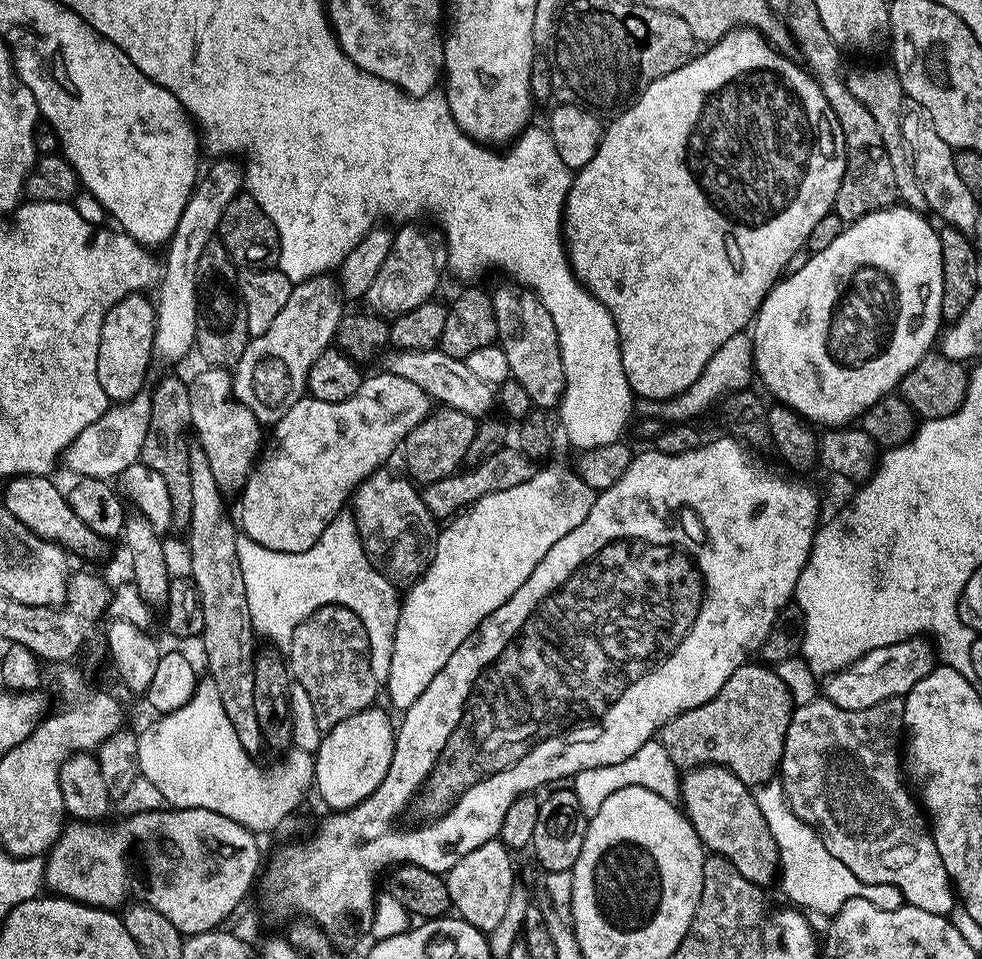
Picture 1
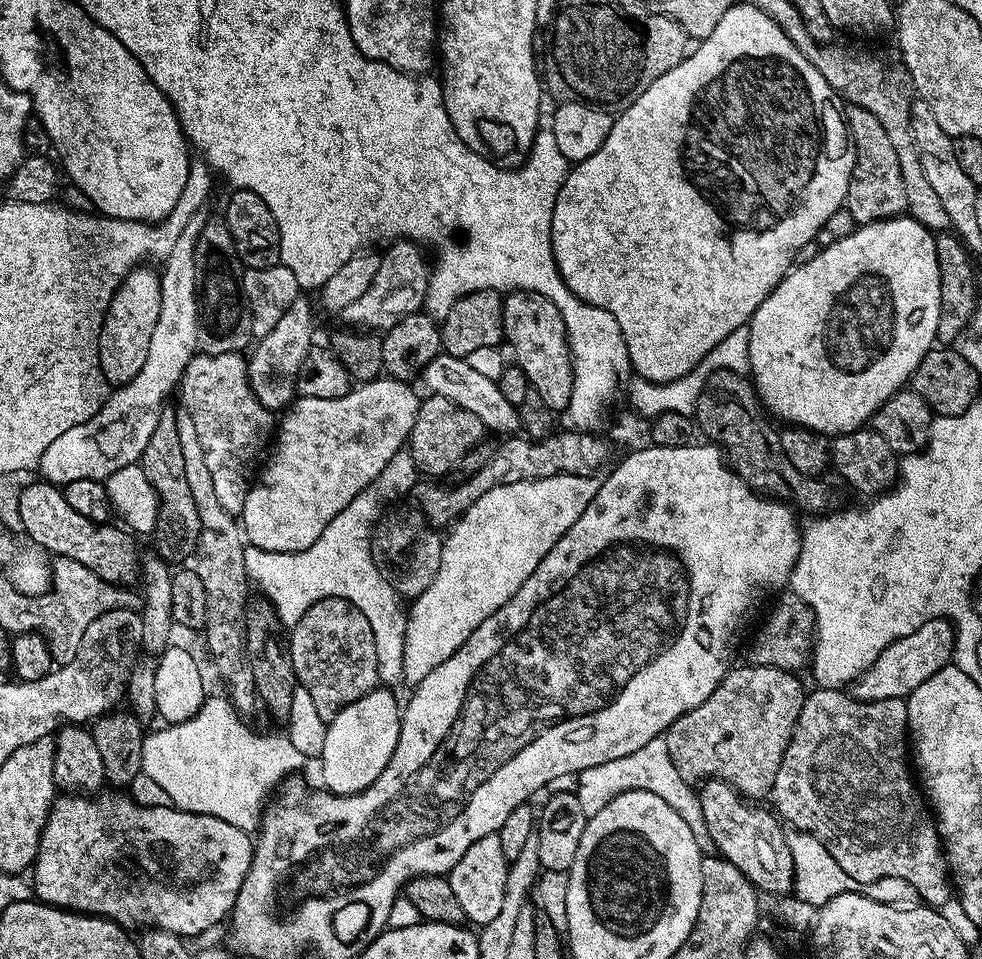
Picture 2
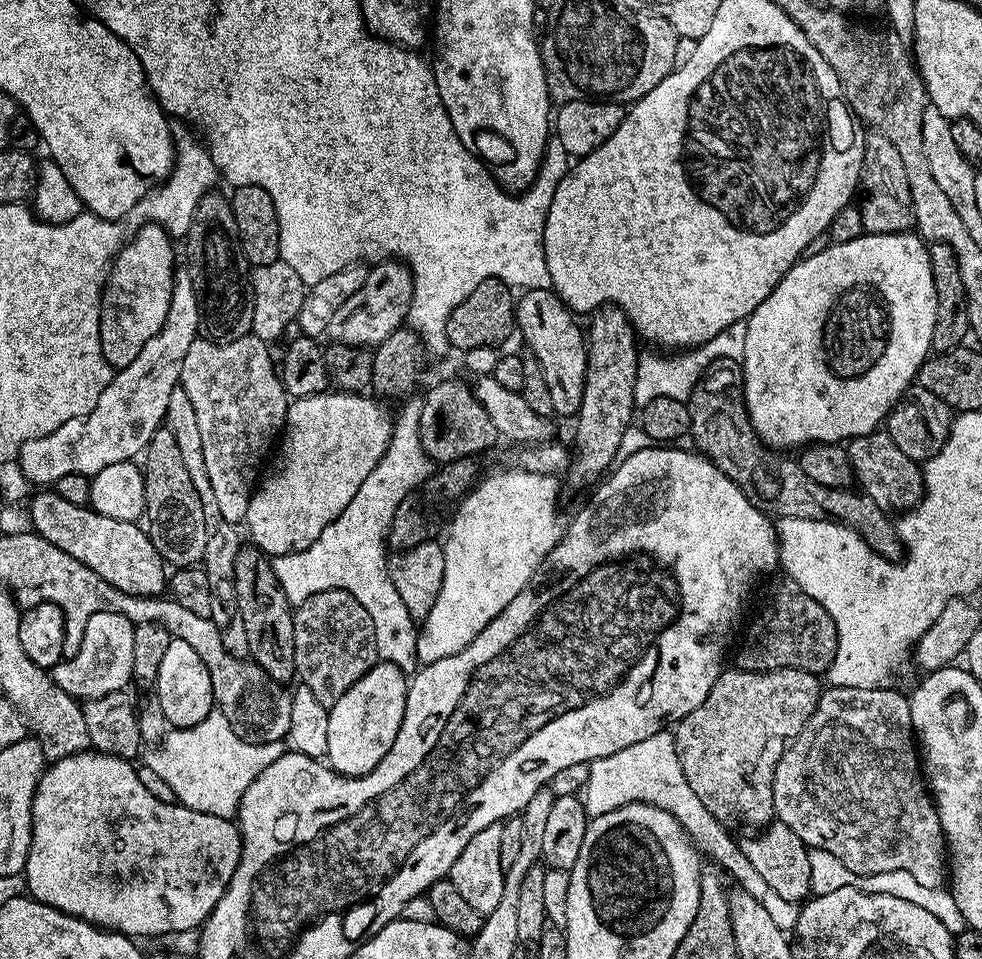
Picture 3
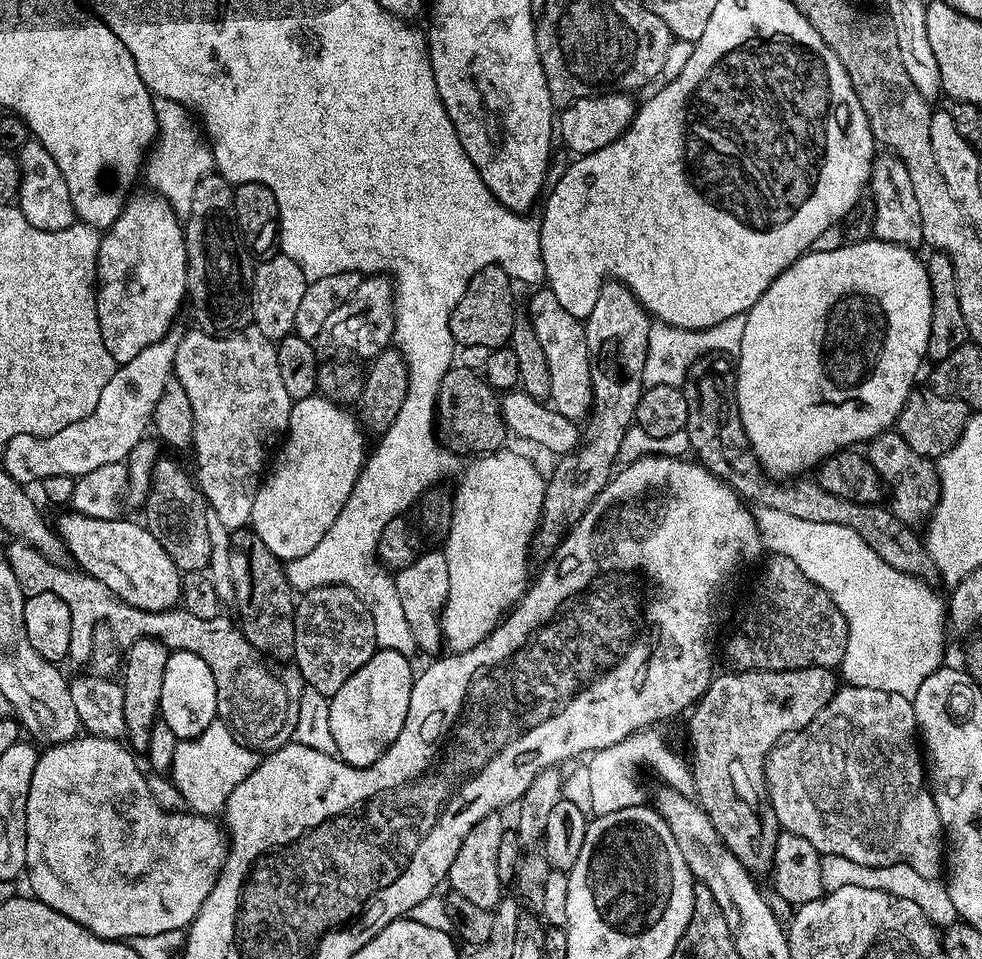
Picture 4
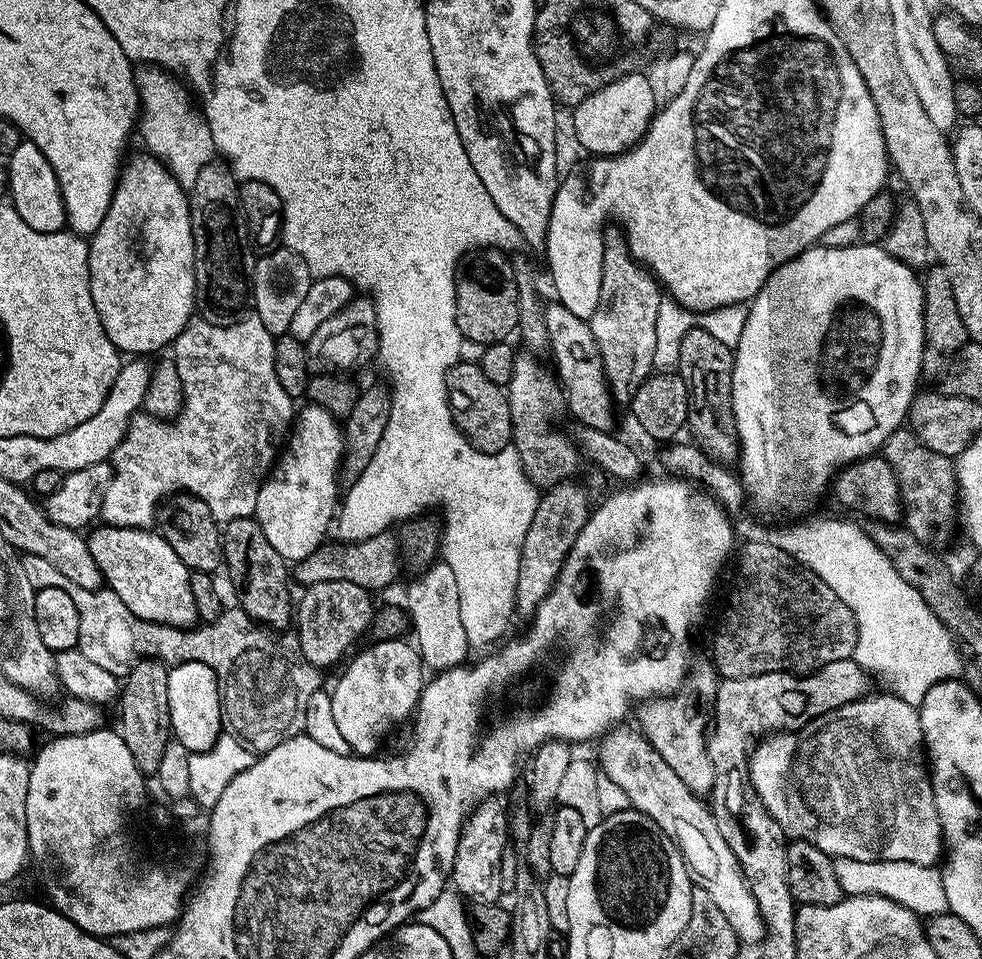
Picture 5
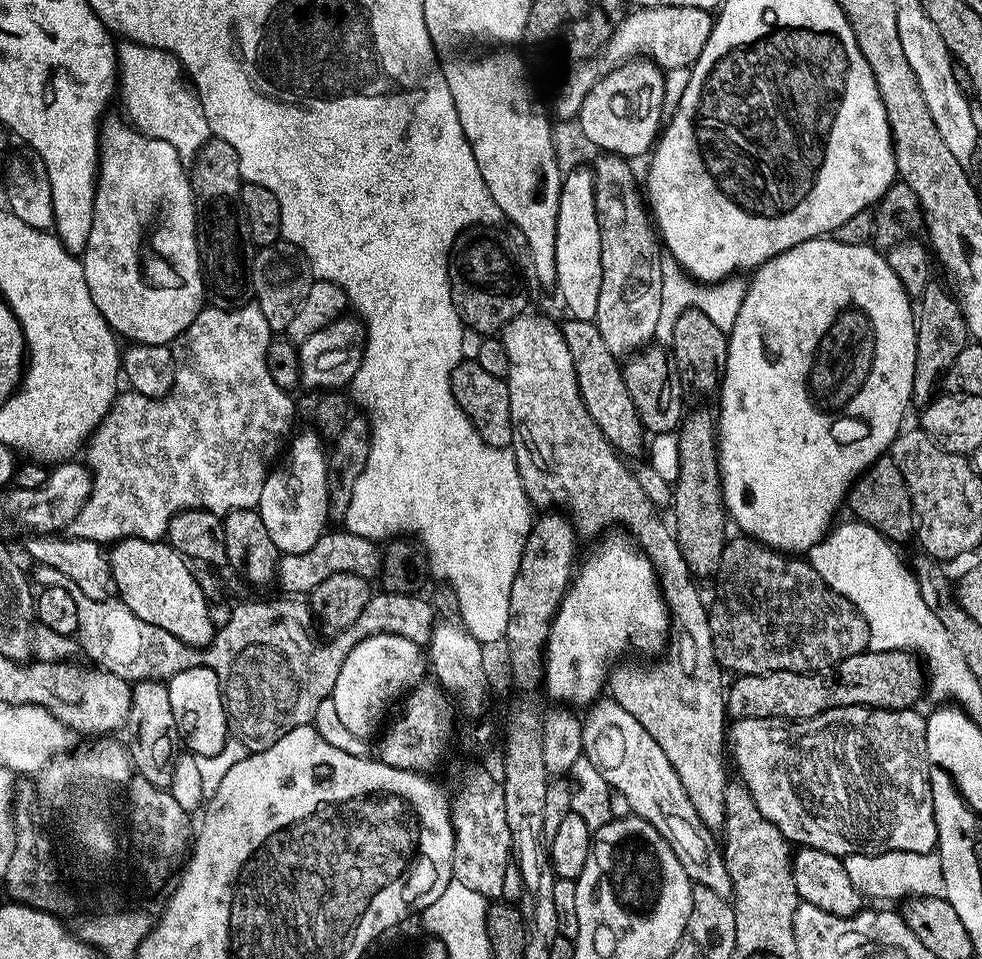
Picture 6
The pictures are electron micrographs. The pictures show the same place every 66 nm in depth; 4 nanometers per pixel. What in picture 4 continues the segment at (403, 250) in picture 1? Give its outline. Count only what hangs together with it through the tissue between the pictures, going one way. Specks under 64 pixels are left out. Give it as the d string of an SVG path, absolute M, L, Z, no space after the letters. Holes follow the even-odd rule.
M368 274L347 296L348 301L345 304L329 311L328 317L314 334L315 343L321 353L328 352L324 354L351 354L356 358L377 356L383 348L393 343L397 335L396 293L393 281L384 274Z

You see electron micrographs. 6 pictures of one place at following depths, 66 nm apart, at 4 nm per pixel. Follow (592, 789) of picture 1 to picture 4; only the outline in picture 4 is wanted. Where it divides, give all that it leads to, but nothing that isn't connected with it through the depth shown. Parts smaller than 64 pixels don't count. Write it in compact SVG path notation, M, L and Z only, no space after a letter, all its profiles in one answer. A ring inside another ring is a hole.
M641 730L635 732L632 736L627 736L622 742L618 742L609 748L603 748L597 752L591 753L587 757L588 763L588 804L587 807L592 807L591 815L593 817L605 816L606 814L614 814L614 810L626 810L627 808L639 808L645 803L644 788L640 785L640 780L636 777L636 768L642 766L649 768L654 775L660 780L665 780L664 784L669 789L675 789L677 792L685 794L693 791L692 769L687 763L680 761L675 750L656 733L656 730Z

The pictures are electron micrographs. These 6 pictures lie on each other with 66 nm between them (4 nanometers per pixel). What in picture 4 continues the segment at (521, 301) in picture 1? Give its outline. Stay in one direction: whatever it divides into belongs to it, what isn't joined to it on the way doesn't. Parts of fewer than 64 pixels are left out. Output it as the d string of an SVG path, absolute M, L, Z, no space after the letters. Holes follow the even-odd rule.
M540 286L533 292L536 293L528 300L526 315L532 320L533 330L546 354L551 379L550 404L563 417L575 422L583 421L592 409L591 364L584 325L577 316L562 310L551 288Z

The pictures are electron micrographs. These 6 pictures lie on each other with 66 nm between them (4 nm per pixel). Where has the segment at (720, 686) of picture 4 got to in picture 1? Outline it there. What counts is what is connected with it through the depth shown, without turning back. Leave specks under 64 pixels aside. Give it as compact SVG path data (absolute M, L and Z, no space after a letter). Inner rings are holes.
M746 662L741 668L734 670L726 686L722 686L722 690L718 690L718 694L714 694L710 702L678 714L660 729L658 739L666 746L666 754L670 754L677 769L687 770L701 768L704 764L717 764L733 772L743 784L749 786L767 784L777 775L794 703L790 690L776 671L763 663L752 663Z

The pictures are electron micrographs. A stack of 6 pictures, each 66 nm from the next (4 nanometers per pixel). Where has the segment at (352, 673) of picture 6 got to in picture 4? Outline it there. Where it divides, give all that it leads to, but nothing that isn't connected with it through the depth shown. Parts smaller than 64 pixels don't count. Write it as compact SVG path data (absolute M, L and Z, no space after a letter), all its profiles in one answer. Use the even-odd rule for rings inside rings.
M381 647L330 697L330 731L334 734L336 755L344 763L370 766L395 742L410 710L413 679L411 662L398 649Z

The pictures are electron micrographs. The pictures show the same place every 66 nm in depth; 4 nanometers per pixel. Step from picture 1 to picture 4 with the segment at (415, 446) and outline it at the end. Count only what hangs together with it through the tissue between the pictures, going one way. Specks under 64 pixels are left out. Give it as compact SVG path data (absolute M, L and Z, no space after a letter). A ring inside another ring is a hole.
M459 366L449 368L443 376L439 377L440 393L436 395L438 436L443 447L453 454L472 452L468 454L479 458L485 454L492 454L492 446L498 446L498 442L506 442L509 439L509 431L502 430L503 414L500 408L494 408L498 398L468 398L470 392L482 390L480 384L484 379L483 375L474 374L470 369L459 368ZM448 390L460 392L466 398L446 398L446 394L441 392L448 392Z

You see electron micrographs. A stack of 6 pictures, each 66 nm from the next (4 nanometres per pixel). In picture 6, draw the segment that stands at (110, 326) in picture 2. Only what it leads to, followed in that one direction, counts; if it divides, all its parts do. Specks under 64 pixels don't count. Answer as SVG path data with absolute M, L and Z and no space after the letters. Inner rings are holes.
M105 119L103 123L99 125L100 130L100 163L98 165L98 171L96 174L96 193L94 194L94 214L92 215L92 225L90 226L90 238L86 242L84 251L82 253L82 263L84 265L84 277L86 278L86 286L88 287L88 299L94 302L94 306L102 314L102 318L106 318L106 322L111 326L113 332L116 333L117 337L126 337L127 341L139 344L148 345L169 345L172 341L175 341L177 337L181 335L188 328L190 322L194 320L200 309L203 307L206 298L206 276L202 271L200 273L200 248L202 252L202 244L198 235L198 219L196 220L196 204L198 205L197 197L192 191L192 182L190 179L190 172L187 168L185 161L180 160L178 151L174 150L174 146L170 146L169 142L158 141L152 137L148 137L141 133L138 128L133 127L127 119L122 120L108 120Z

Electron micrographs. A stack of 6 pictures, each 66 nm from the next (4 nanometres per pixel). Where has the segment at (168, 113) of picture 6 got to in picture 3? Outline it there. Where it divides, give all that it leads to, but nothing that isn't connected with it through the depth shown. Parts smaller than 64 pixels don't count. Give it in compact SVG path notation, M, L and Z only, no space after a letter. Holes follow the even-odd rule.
M176 124L172 127L172 138L175 146L175 162L173 170L165 180L164 184L153 188L139 199L134 206L123 215L123 218L116 220L116 228L120 228L120 232L124 232L122 240L127 243L137 235L141 228L147 223L156 223L160 225L164 231L173 239L179 240L187 237L189 228L195 220L197 207L200 205L201 198L209 195L215 188L216 182L220 180L217 167L214 166L213 158L208 154L207 149L197 140L195 135L182 124Z

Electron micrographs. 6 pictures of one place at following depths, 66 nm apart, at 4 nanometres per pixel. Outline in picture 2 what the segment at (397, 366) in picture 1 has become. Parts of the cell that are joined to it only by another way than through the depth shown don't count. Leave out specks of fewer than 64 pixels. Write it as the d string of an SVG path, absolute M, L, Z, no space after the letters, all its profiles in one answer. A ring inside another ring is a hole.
M441 352L424 368L423 380L433 395L448 398L456 405L462 406L464 410L468 410L470 414L477 415L478 420L489 433L496 432L502 434L501 436L512 436L521 429L519 407L506 399L497 381L471 369L467 359Z

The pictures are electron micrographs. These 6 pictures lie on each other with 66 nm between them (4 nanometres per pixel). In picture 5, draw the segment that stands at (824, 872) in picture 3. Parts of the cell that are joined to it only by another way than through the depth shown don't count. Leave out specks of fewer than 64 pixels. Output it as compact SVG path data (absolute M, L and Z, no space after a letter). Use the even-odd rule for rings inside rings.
M850 857L835 858L834 874L838 874L841 893L844 896L889 896L894 902L906 906L924 918L948 911L944 877L939 867L896 861L896 868L892 868L892 880L886 882L884 868L872 868L874 863L854 861Z

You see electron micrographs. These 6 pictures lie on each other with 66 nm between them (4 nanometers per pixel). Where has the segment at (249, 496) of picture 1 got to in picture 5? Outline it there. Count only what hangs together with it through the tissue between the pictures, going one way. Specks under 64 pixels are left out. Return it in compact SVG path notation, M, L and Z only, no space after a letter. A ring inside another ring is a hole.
M306 404L303 405L303 409L297 411L295 422L289 436L287 437L285 443L285 450L281 451L281 454L277 457L276 463L273 465L273 468L269 471L268 476L265 477L265 481L260 485L260 490L258 494L258 502L255 503L255 519L259 522L259 525L262 526L262 530L265 531L266 540L270 542L270 546L273 546L278 551L278 554L282 556L287 563L295 564L300 561L302 558L309 557L310 554L314 553L319 549L327 539L326 532L331 529L333 520L336 516L336 511L338 508L338 492L336 496L336 488L338 489L339 481L339 469L340 469L340 460L343 456L344 442L343 442L343 431L339 421L336 421L333 416L326 410L322 410L321 407L318 407L317 404Z

